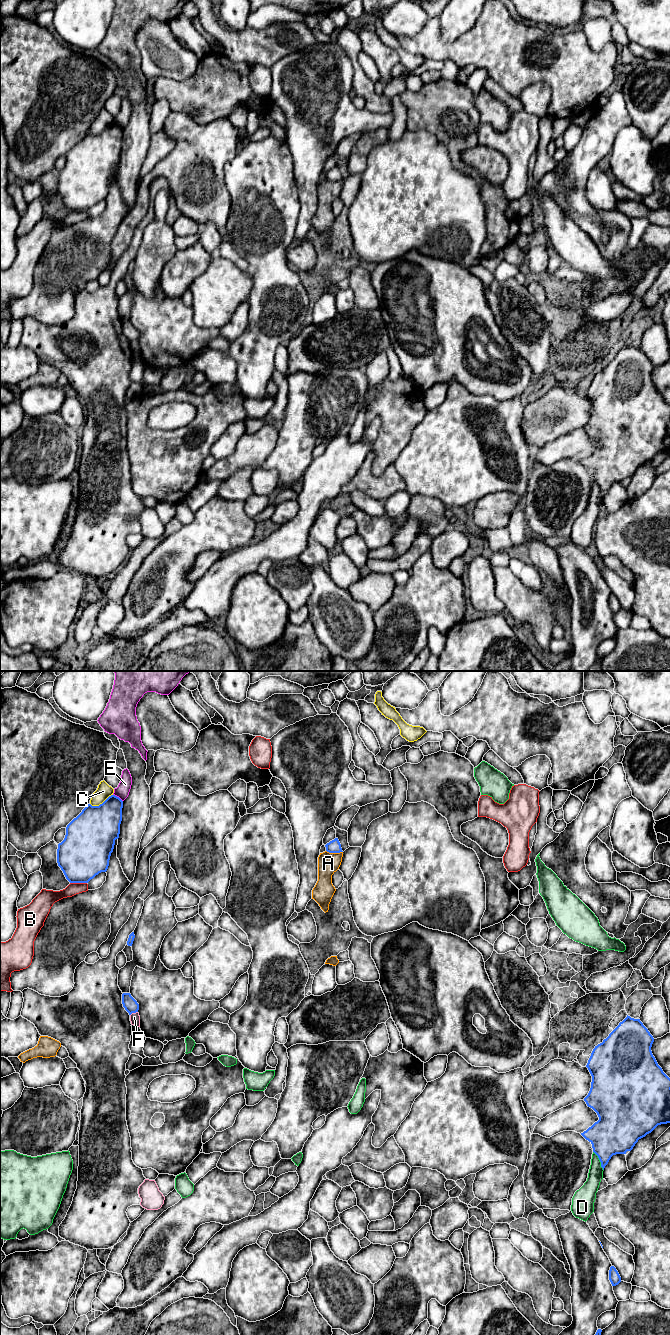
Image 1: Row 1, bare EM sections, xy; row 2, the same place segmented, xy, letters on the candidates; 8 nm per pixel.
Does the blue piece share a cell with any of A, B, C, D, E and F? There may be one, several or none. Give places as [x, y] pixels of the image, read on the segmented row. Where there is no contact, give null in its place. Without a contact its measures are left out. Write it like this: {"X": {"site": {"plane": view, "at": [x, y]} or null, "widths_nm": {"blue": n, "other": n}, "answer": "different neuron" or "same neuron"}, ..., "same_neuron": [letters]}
{"A": {"site": {"plane": "xy", "at": [334, 852]}, "widths_nm": {"blue": 110, "other": 170}, "answer": "different neuron"}, "B": {"site": {"plane": "xy", "at": [78, 882]}, "widths_nm": {"blue": 400, "other": 100}, "answer": "different neuron"}, "C": {"site": {"plane": "xy", "at": [102, 803]}, "widths_nm": {"blue": 380, "other": 120}, "answer": "different neuron"}, "D": {"site": {"plane": "xy", "at": [600, 1161]}, "widths_nm": {"blue": 320, "other": 120}, "answer": "different neuron"}, "E": {"site": {"plane": "xy", "at": [118, 797]}, "widths_nm": {"blue": 300, "other": 110}, "answer": "different neuron"}, "F": {"site": {"plane": "xy", "at": [133, 1012]}, "widths_nm": {"blue": 110, "other": 80}, "answer": "different neuron"}, "same_neuron": []}

